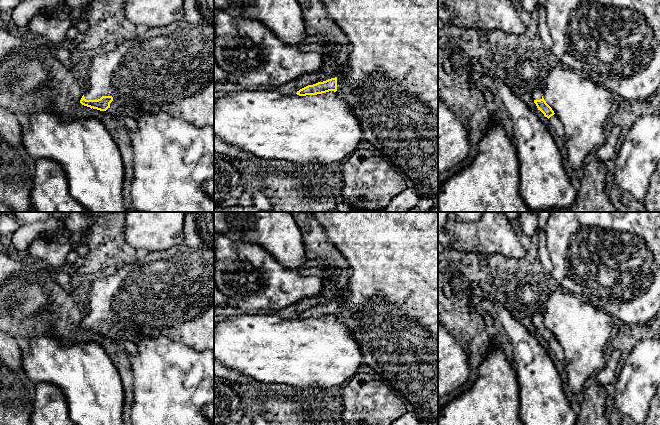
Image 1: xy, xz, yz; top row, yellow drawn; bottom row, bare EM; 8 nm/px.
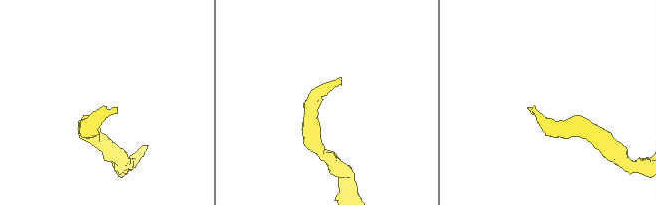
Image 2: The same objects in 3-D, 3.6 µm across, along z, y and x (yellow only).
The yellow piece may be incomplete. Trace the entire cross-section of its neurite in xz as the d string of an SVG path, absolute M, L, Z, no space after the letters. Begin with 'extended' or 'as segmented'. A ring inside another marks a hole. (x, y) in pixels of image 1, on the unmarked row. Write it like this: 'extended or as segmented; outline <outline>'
extended; outline M312 212L325 229L331 244L347 260L351 276L344 299L308 309L297 319L317 319L334 315L344 323L363 354L363 361L381 376L393 391L400 394L404 402L417 413L421 422L438 425L438 212Z

